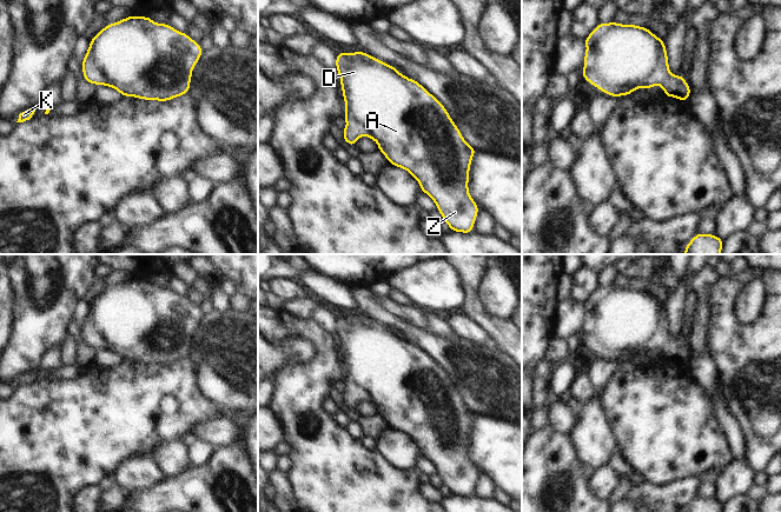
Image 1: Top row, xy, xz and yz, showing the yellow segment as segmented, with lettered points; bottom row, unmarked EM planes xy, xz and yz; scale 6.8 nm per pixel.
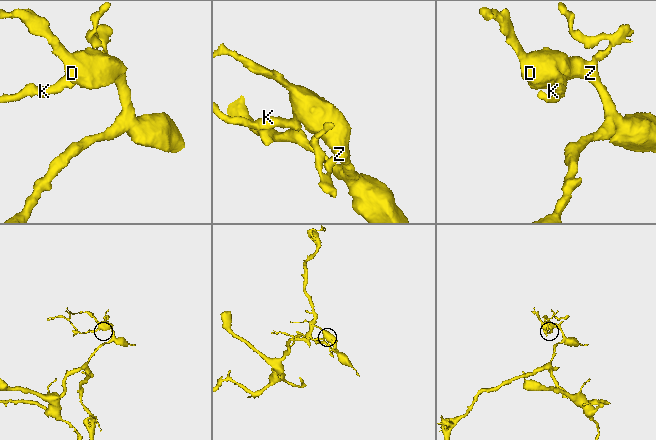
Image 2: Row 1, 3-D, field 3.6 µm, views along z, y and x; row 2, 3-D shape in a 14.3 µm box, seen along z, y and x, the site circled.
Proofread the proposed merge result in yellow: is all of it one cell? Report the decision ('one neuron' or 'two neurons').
one neuron

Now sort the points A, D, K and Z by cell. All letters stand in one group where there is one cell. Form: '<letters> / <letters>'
A D K Z

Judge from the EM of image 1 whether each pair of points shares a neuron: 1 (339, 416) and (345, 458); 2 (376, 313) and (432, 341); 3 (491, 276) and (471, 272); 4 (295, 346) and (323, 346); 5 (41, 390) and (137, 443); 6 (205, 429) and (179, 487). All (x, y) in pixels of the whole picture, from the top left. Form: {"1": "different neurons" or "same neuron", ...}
{"1": "different neurons", "2": "same neuron", "3": "different neurons", "4": "different neurons", "5": "same neuron", "6": "different neurons"}

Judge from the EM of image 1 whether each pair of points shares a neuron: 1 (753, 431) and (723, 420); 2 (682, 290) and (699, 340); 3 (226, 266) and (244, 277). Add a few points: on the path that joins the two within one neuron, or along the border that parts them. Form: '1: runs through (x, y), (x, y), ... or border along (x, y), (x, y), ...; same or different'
1: border along (723, 403), (740, 425); different
2: border along (706, 266), (694, 278), (689, 288); different
3: runs through (231, 266), (239, 272); same

